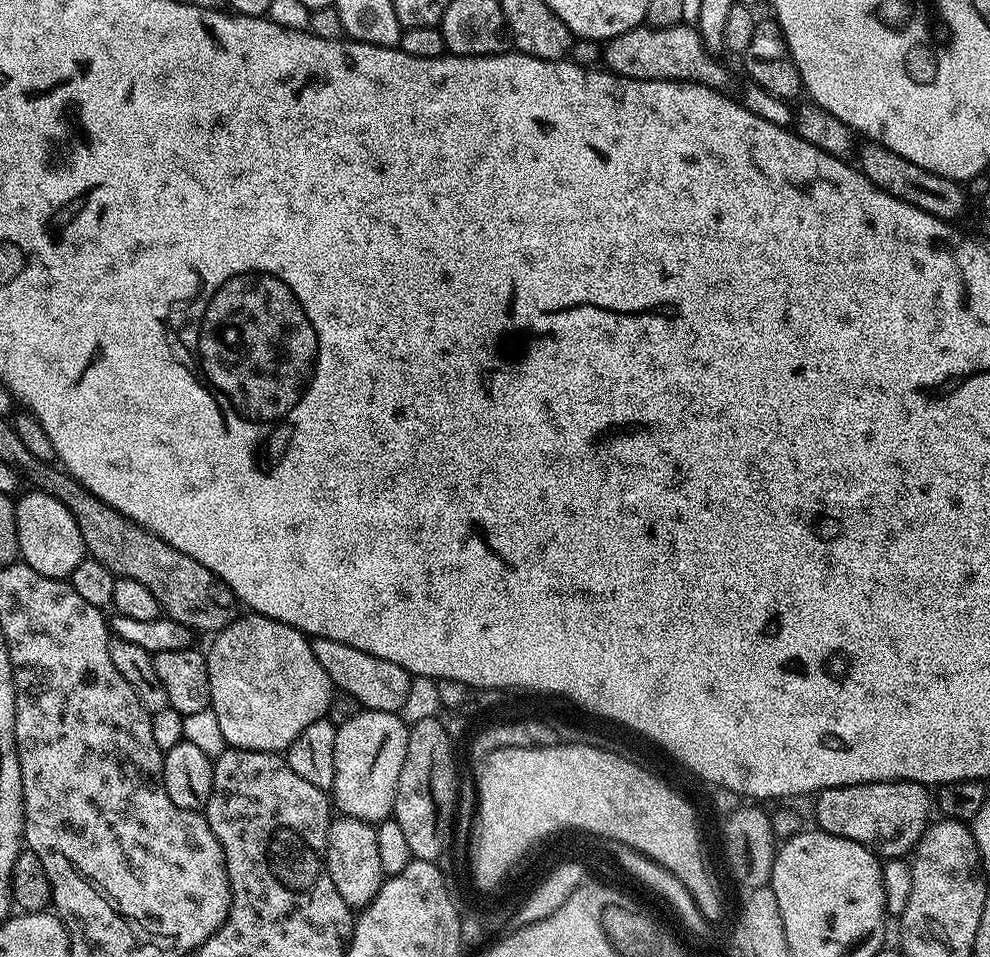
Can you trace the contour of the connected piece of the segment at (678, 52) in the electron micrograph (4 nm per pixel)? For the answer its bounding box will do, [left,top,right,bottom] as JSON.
[602,22,728,90]

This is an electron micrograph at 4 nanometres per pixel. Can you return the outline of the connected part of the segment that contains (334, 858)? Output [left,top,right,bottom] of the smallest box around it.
[324,815,386,910]

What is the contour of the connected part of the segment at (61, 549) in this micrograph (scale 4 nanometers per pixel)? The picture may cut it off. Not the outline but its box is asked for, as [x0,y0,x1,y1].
[15,490,86,580]

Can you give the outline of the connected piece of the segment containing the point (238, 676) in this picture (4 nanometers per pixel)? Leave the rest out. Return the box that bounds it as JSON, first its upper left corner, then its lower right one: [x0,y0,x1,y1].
[206,614,334,754]

